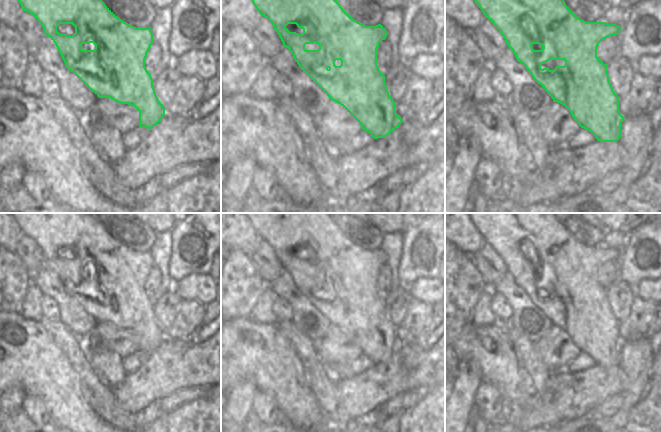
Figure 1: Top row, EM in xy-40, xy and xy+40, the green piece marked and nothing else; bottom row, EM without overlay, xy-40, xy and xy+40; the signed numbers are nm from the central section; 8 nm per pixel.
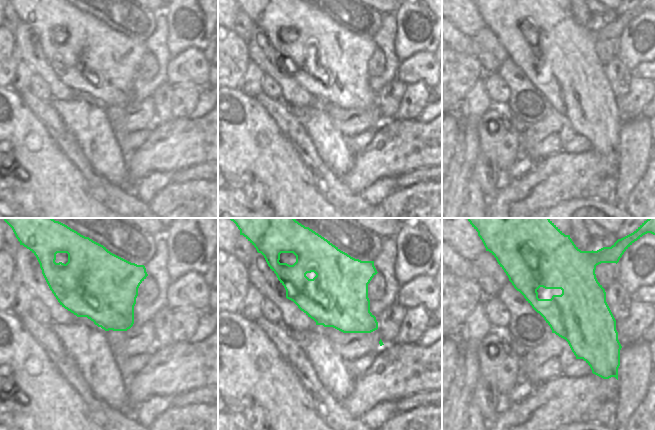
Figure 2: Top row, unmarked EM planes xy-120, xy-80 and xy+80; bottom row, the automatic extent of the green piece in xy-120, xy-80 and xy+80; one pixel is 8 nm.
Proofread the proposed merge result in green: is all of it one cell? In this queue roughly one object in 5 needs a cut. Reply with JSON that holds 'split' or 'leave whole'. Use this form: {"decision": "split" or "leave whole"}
{"decision": "leave whole"}

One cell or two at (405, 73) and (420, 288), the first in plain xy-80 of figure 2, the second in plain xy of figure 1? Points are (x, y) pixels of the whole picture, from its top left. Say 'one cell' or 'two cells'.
one cell

